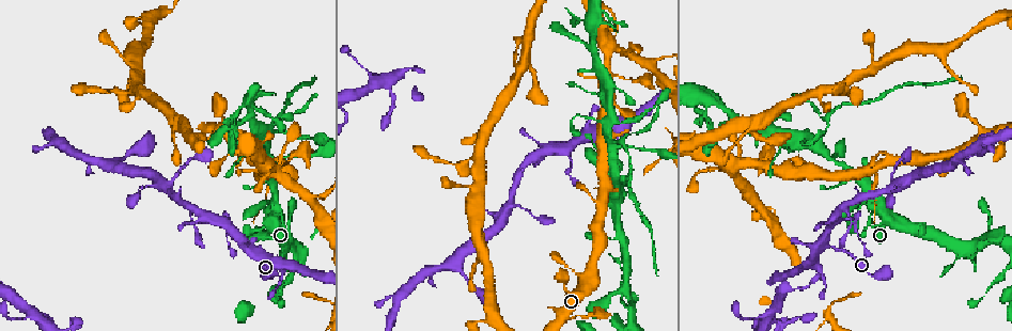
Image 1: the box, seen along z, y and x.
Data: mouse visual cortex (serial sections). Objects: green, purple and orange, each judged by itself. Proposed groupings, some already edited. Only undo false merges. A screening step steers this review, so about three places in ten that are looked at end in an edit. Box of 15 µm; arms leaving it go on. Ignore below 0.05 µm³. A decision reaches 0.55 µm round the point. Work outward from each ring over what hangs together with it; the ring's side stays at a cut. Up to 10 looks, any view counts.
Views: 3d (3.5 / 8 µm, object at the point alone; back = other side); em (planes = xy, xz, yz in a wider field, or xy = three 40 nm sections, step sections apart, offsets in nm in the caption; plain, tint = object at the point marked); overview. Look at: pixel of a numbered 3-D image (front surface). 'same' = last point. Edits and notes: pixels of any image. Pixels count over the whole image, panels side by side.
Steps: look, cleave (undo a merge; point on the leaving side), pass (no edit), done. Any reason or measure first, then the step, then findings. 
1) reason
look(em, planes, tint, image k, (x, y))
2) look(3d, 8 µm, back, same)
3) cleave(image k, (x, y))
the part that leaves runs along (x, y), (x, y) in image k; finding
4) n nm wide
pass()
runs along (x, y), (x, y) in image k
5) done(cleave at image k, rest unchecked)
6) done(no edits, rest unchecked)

a fork
look(3d, 3.5 µm, image 1, (614, 152))

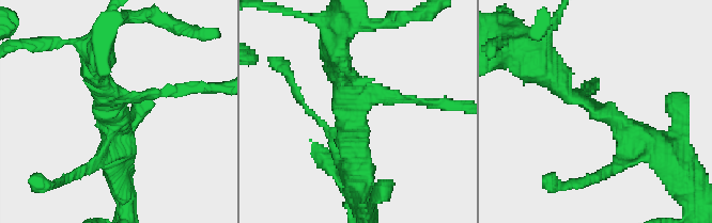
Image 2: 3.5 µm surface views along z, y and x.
3 arms; arms of 150, 250, 300 nm; need the tissue
look(em, planes, tint, image 2, (112, 110))

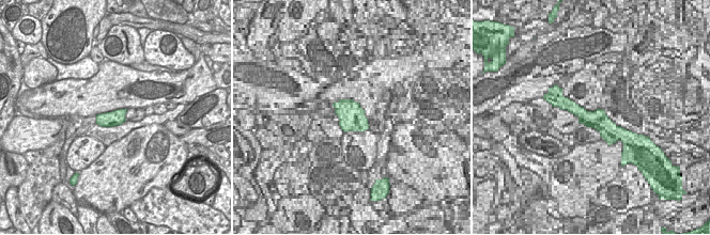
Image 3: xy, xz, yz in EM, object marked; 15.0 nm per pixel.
pass()
runs along (652, 146), (543, 72) in image 2; all the same cell

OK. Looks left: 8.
look(em, xy, step 2, tint, image 1, (839, 151))

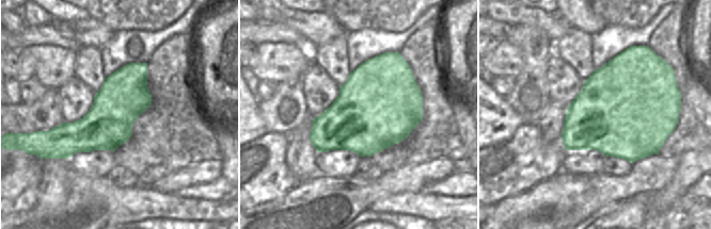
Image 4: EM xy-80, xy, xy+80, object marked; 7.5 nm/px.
look(3d, 3.5 µm, same)

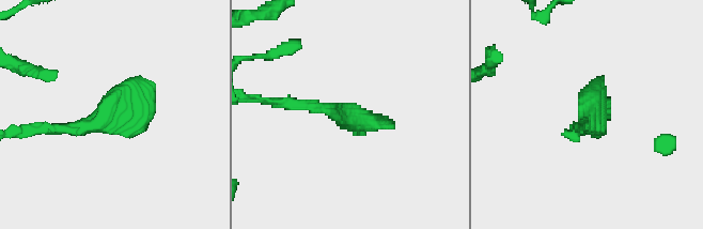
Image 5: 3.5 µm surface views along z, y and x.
pass()
runs along (42, 128), (94, 125), (146, 82) in image 5; continuous, no second cell

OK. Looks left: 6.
three arms meet
look(3d, 3.5 µm, image 1, (619, 141))

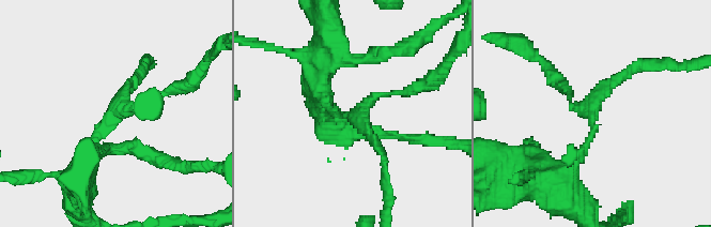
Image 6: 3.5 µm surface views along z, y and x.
look(em, xy, step 2, tint, image 6, (590, 111))

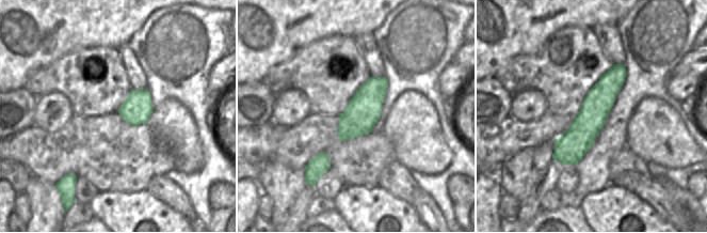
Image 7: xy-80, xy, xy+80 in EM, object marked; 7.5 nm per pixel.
3 arms
cleave(image 6, (620, 77))
the part that leaves runs along (592, 116), (608, 86), (661, 62) in image 6; two cells meet here

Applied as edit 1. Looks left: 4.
sharp bend
look(3d, 3.5 µm, image 1, (701, 95))

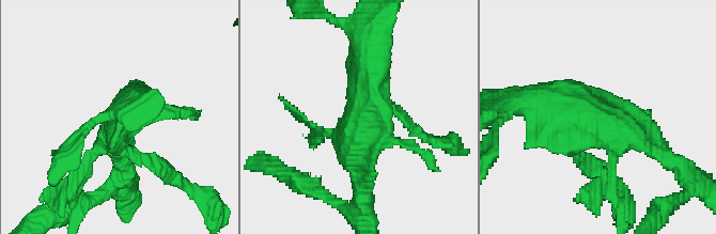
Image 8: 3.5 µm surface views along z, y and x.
look(em, planes, tint, image 8, (595, 123))

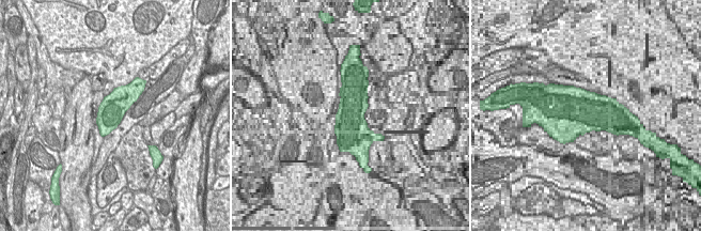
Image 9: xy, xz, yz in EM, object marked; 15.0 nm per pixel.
pass()
all the same cell

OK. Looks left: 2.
done(cleave at image 6, rest unchecked)

